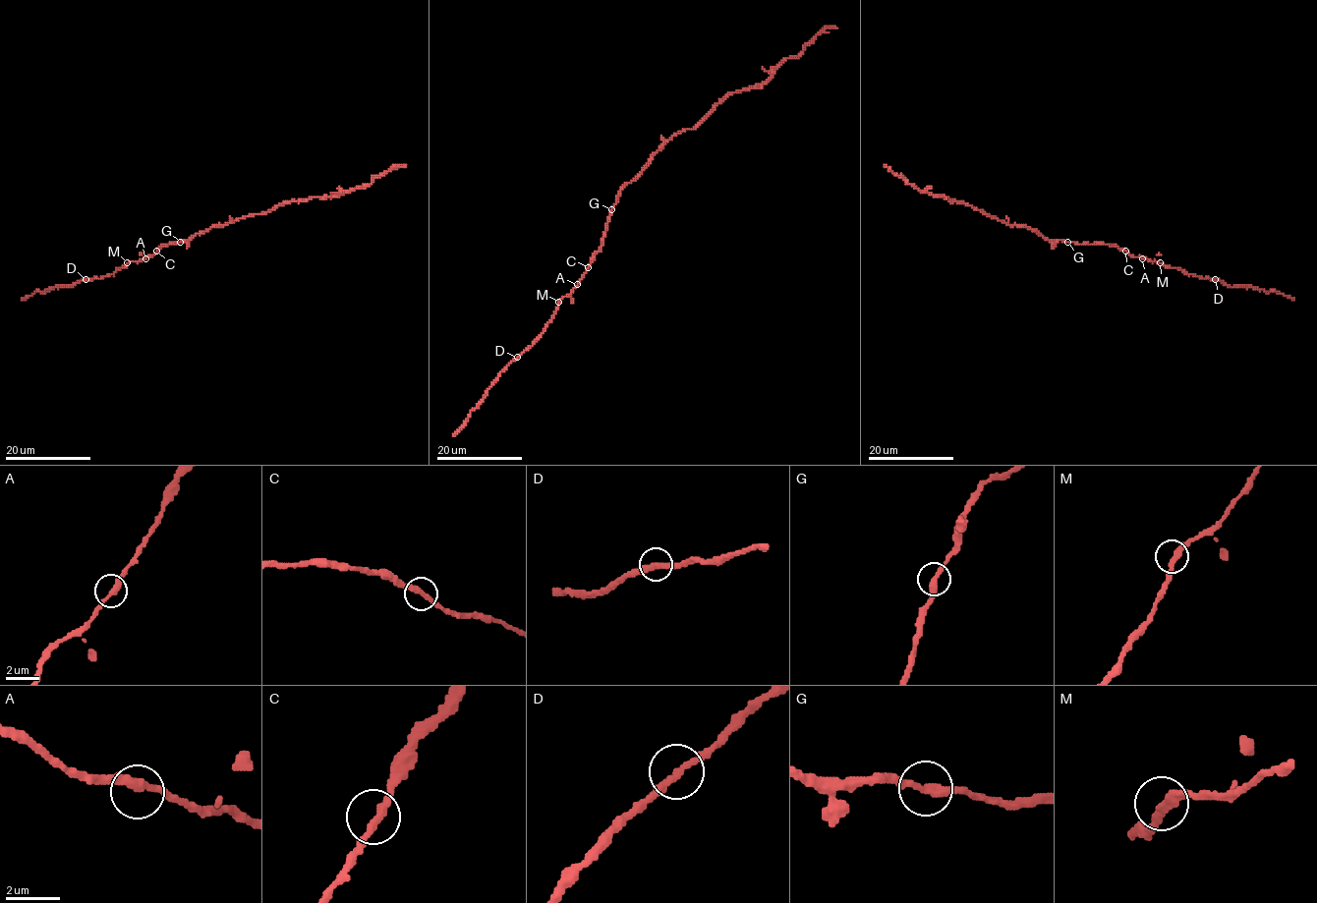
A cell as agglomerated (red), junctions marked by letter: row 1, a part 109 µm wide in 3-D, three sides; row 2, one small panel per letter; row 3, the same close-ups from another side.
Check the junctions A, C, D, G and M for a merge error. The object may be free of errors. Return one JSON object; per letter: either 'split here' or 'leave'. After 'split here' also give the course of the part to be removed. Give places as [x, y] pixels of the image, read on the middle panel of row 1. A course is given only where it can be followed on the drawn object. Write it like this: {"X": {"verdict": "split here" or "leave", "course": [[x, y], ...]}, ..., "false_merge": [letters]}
{"A": {"verdict": "leave"}, "C": {"verdict": "leave"}, "D": {"verdict": "leave"}, "G": {"verdict": "leave"}, "M": {"verdict": "leave"}, "false_merge": []}

